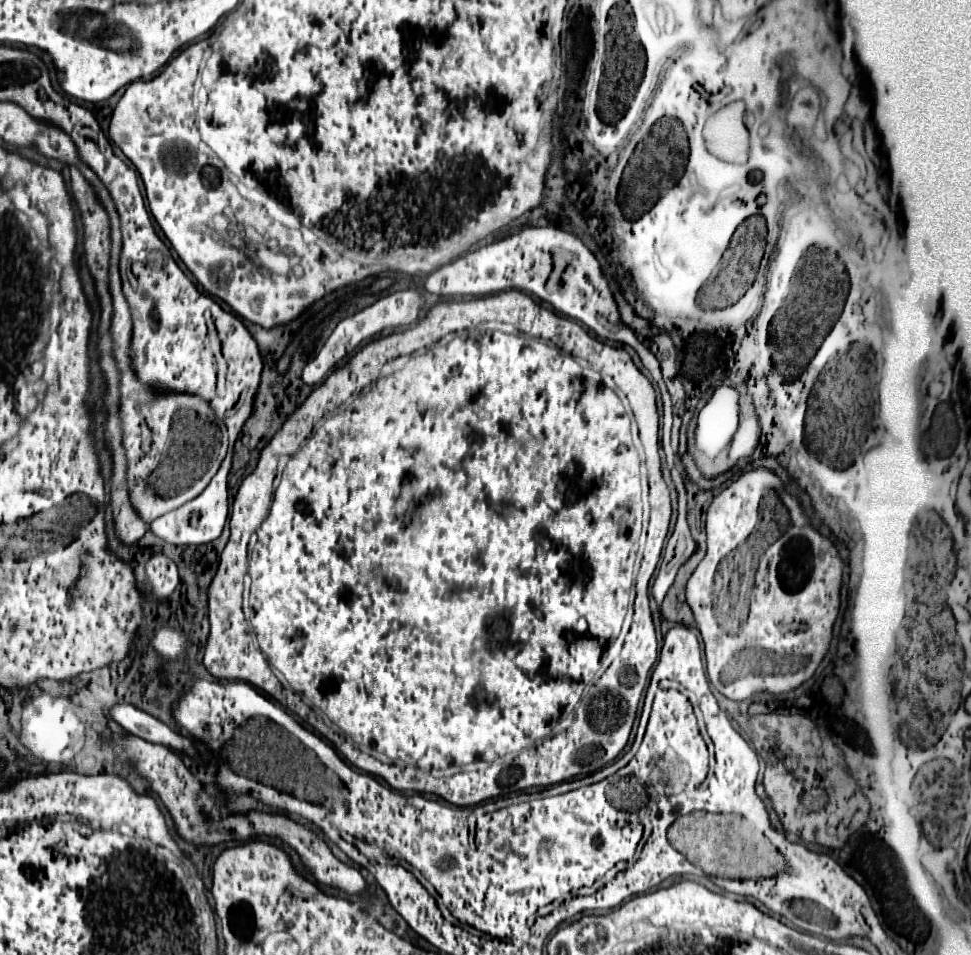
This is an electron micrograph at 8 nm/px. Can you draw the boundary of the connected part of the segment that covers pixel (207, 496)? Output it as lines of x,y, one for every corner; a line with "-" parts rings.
231,453
227,455
227,459
223,461
221,469
217,471
217,477
213,477
213,481
207,485
207,489
195,497
193,501
177,507
175,511
169,511
161,517
157,517
151,525
151,531
173,543
173,545
203,545
203,543
209,543
213,539
217,539
223,531
223,525
225,525
225,519
227,519
227,511
229,511
229,491
227,491
227,475
231,471

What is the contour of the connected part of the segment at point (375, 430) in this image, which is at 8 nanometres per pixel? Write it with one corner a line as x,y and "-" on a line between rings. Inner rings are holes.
511,289
511,291
500,291
500,292
497,292
497,293
491,293
491,294
489,294
489,295
487,295
487,297
483,297
483,296
469,296
469,295
464,295
464,296
459,296
459,297
457,297
457,301
442,301
442,300
440,300
440,301
439,301
439,302
441,302
441,303
437,303
437,305
433,305
433,307
431,307
431,309
429,309
429,311
427,311
427,313
425,313
425,317
423,317
423,319
419,319
419,321
417,321
417,323
415,323
415,325
413,325
413,327
409,327
409,330
407,330
407,331
403,331
403,333
393,333
393,334
391,334
391,335
388,335
388,336
385,336
385,337
383,337
383,336
381,336
381,337
379,337
379,338
378,338
378,339
375,339
375,340
374,340
374,339
373,339
373,340
372,340
372,341
370,341
370,342
369,342
369,343
368,343
368,344
367,344
367,345
366,345
366,346
365,346
365,347
363,347
363,348
362,348
362,349
361,349
361,350
360,350
360,351
359,351
359,352
358,352
358,353
357,353
357,354
356,354
356,355
355,355
355,356
354,356
354,355
353,355
353,356
352,356
352,357
351,357
351,359
350,359
350,360
349,360
349,361
348,361
348,363
347,363
347,364
346,364
346,365
344,365
344,366
338,366
338,367
336,367
336,368
335,368
335,369
334,369
334,371
333,371
333,372
332,372
332,373
331,373
331,375
330,375
330,376
329,376
329,377
328,377
328,378
327,378
327,379
326,379
326,380
325,380
325,382
324,382
324,383
323,383
323,384
321,384
321,385
319,385
319,386
317,386
317,387
316,387
316,388
315,388
315,389
314,389
314,390
313,390
313,391
312,391
312,392
311,392
311,394
310,394
310,395
309,395
309,396
308,396
308,398
307,398
307,399
306,399
306,400
305,400
305,402
304,402
304,403
303,403
303,404
302,404
302,405
301,405
301,406
300,406
300,407
299,407
299,408
298,408
298,409
297,409
297,410
296,410
296,411
295,411
295,412
294,412
294,413
292,413
292,414
291,414
291,415
290,415
290,416
289,416
289,417
288,417
288,419
287,419
287,420
286,420
286,421
285,421
285,422
284,422
284,423
283,423
283,425
282,425
282,427
281,427
281,429
280,429
280,430
279,430
279,431
278,431
278,432
277,432
277,433
276,433
276,434
275,434
275,435
274,435
274,437
273,437
273,439
272,439
272,440
271,440
271,443
269,443
269,445
267,445
267,447
265,447
265,449
263,449
263,451
261,451
261,459
259,459
259,463
257,463
257,467
255,467
255,471
253,471
253,473
251,473
251,475
249,475
249,477
245,477
245,479
243,479
243,483
241,483
241,487
239,487
239,491
237,491
237,495
235,495
235,501
233,501
233,511
231,511
231,537
229,537
229,543
227,543
227,545
225,545
225,549
223,549
223,553
221,553
221,559
219,559
219,567
217,567
217,573
215,573
215,577
213,577
213,581
211,581
211,585
209,585
209,593
207,593
207,595
209,595
209,623
211,623
211,631
209,631
209,639
207,639
207,647
205,647
205,659
203,659
203,663
205,663
205,667
207,667
207,671
209,671
209,673
211,673
211,675
213,675
213,677
217,677
217,679
221,679
221,681
225,681
225,679
235,679
235,681
247,681
247,683
249,683
249,685
251,685
251,687
255,687
255,689
259,689
259,691
265,691
265,693
267,693
267,695
269,695
269,697
271,697
271,699
275,699
275,701
277,701
277,703
279,703
279,705
281,705
281,707
285,707
285,709
289,709
289,711
293,711
293,713
295,713
295,715
299,715
299,717
301,717
301,719
303,719
303,721
305,721
305,723
309,723
309,725
311,725
311,727
313,727
313,729
315,729
315,731
319,731
319,733
321,733
321,735
323,735
323,737
327,737
327,739
329,739
329,741
331,741
331,743
333,743
333,747
335,747
335,749
337,749
337,751
341,751
341,753
343,753
343,755
345,755
345,757
347,757
347,759
349,759
349,761
351,761
351,763
353,763
353,765
355,765
355,767
359,767
359,769
363,769
363,771
367,771
367,773
373,773
373,775
377,775
377,777
383,777
383,779
384,779
384,780
385,780
385,782
386,782
386,783
387,783
387,785
388,785
388,786
389,786
389,787
390,787
390,788
392,788
392,789
393,789
393,790
395,790
395,791
417,791
417,793
433,793
433,795
437,795
437,797
441,797
441,799
445,799
445,801
449,801
449,803
453,803
453,805
457,805
457,807
473,807
473,805
479,805
479,803
481,803
481,801
487,801
487,799
493,799
493,797
505,797
505,795
511,795
511,793
517,793
517,791
523,791
523,789
531,789
531,787
549,787
549,785
557,785
557,783
563,783
563,781
569,781
569,779
571,779
571,777
577,777
577,775
591,775
591,773
595,773
595,771
599,771
599,769
601,769
601,767
605,767
605,765
609,765
609,763
611,763
611,761
613,761
613,759
615,759
615,757
617,757
617,755
619,755
619,753
621,753
621,751
623,751
623,747
625,747
625,745
627,745
627,742
628,742
628,740
629,740
629,736
630,736
630,733
631,733
631,730
632,730
632,727
633,727
633,721
635,721
635,719
636,719
636,715
637,715
637,708
638,708
638,705
639,705
639,701
640,701
640,699
641,699
641,695
643,695
643,691
645,691
645,687
647,687
647,675
649,675
649,669
651,669
651,667
653,667
653,663
655,663
655,659
657,659
657,637
655,637
655,627
653,627
653,617
651,617
651,609
649,609
649,579
651,579
651,575
653,575
653,571
655,571
655,567
657,567
657,561
659,561
659,555
661,555
661,549
663,549
663,547
664,547
664,544
665,544
665,538
666,538
666,536
667,536
667,529
669,529
669,519
671,519
671,499
669,499
669,489
667,489
667,485
665,485
665,481
663,481
663,475
661,475
661,459
659,459
659,447
658,447
658,436
659,436
659,413
657,413
657,393
655,393
655,389
653,389
653,385
651,385
651,381
649,381
649,379
647,379
647,377
645,377
645,375
643,375
643,373
641,373
641,371
639,371
639,369
637,369
637,367
635,367
635,363
633,363
633,359
631,359
631,357
629,357
629,353
627,353
627,351
625,351
625,349
615,349
615,347
611,347
611,345
607,345
607,343
601,343
601,341
597,341
597,339
595,339
595,337
591,337
591,335
589,335
589,333
587,333
587,331
585,331
585,329
583,329
583,327
581,327
581,325
579,325
579,323
575,323
575,321
571,321
571,318
569,318
569,317
565,317
565,316
561,316
561,315
559,315
559,314
558,314
558,313
556,313
556,312
554,312
554,311
551,311
551,310
550,310
550,309
548,309
548,308
546,308
546,307
544,307
544,306
543,306
543,305
542,305
542,304
540,304
540,303
538,303
538,301
537,301
537,300
536,300
536,299
535,299
535,301
536,301
536,302
535,302
535,301
533,301
533,298
532,298
532,294
529,294
529,293
526,293
526,292
523,292
523,291
519,291
519,290
517,290
517,291
515,291
515,290
517,290
517,289
-
278,456
284,456
284,457
286,457
286,458
290,458
290,457
291,457
291,459
289,459
289,463
287,463
287,467
285,467
285,471
283,471
283,477
281,477
281,483
279,483
279,487
277,487
277,491
275,491
275,497
273,497
273,494
274,494
274,490
275,490
275,489
274,489
274,487
273,487
273,482
274,482
274,479
275,479
275,478
276,478
276,476
277,476
277,475
278,475
-
649,505
651,505
651,507
653,507
653,505
665,505
665,507
667,507
667,509
665,509
665,515
661,515
661,513
655,513
655,509
649,509
-
255,531
257,531
257,535
259,535
259,541
257,541
257,545
255,545
255,551
253,551
253,555
251,555
251,561
249,561
249,575
251,575
251,579
253,579
253,581
251,581
251,587
250,587
250,599
249,599
249,602
250,602
250,606
251,606
251,607
252,607
252,609
253,609
253,611
254,611
254,615
253,615
253,616
252,616
252,618
251,618
251,619
250,619
250,620
251,620
251,625
252,625
252,630
253,630
253,631
252,631
252,632
253,632
253,634
254,634
254,636
255,636
255,639
256,639
256,640
255,640
255,642
254,642
254,645
253,645
253,639
251,639
251,637
249,637
249,633
247,633
247,623
245,623
245,617
243,617
243,611
241,611
241,593
243,593
243,589
244,589
244,585
243,585
243,582
244,582
244,577
245,577
245,575
246,575
246,574
247,574
247,571
248,571
248,550
249,550
249,549
248,549
248,546
249,546
249,537
251,537
251,535
253,535
253,533
255,533
-
619,633
621,633
621,634
622,634
622,635
624,635
624,636
625,636
625,645
623,645
623,649
621,649
621,653
619,653
619,655
612,655
612,650
611,650
611,643
609,643
609,641
613,641
613,639
617,639
617,637
619,637

